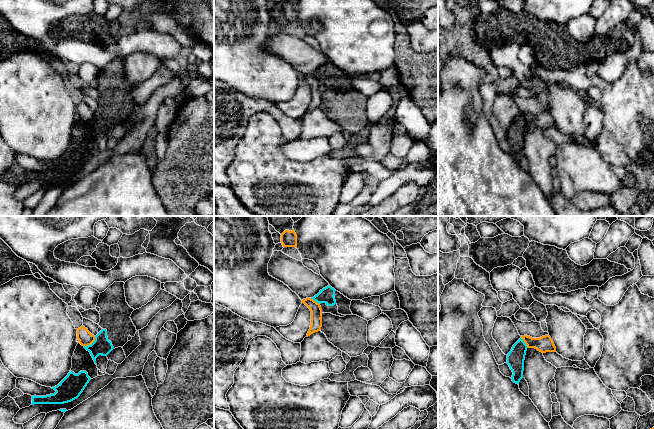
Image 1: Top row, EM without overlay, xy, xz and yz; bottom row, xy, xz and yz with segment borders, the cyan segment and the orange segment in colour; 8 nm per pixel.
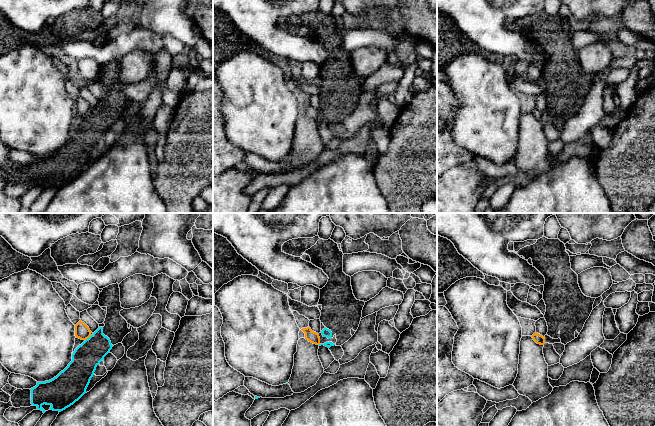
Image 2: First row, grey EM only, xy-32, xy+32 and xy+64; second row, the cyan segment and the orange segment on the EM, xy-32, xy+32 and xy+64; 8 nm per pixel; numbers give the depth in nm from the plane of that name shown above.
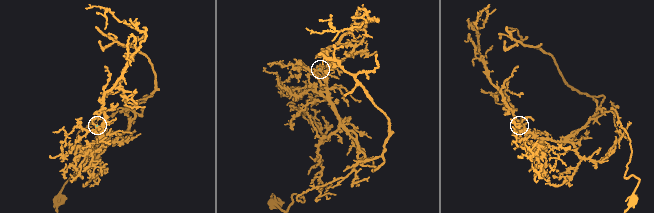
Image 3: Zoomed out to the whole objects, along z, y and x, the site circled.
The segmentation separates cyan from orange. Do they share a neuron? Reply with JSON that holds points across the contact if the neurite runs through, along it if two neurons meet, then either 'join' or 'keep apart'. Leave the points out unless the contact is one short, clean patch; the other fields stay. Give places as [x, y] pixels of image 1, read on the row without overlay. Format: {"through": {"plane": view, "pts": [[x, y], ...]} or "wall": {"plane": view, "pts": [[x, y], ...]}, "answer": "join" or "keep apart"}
{"wall": {"plane": "xy", "pts": [[95, 112], [95, 115], [90, 120], [84, 122]]}, "answer": "keep apart"}

